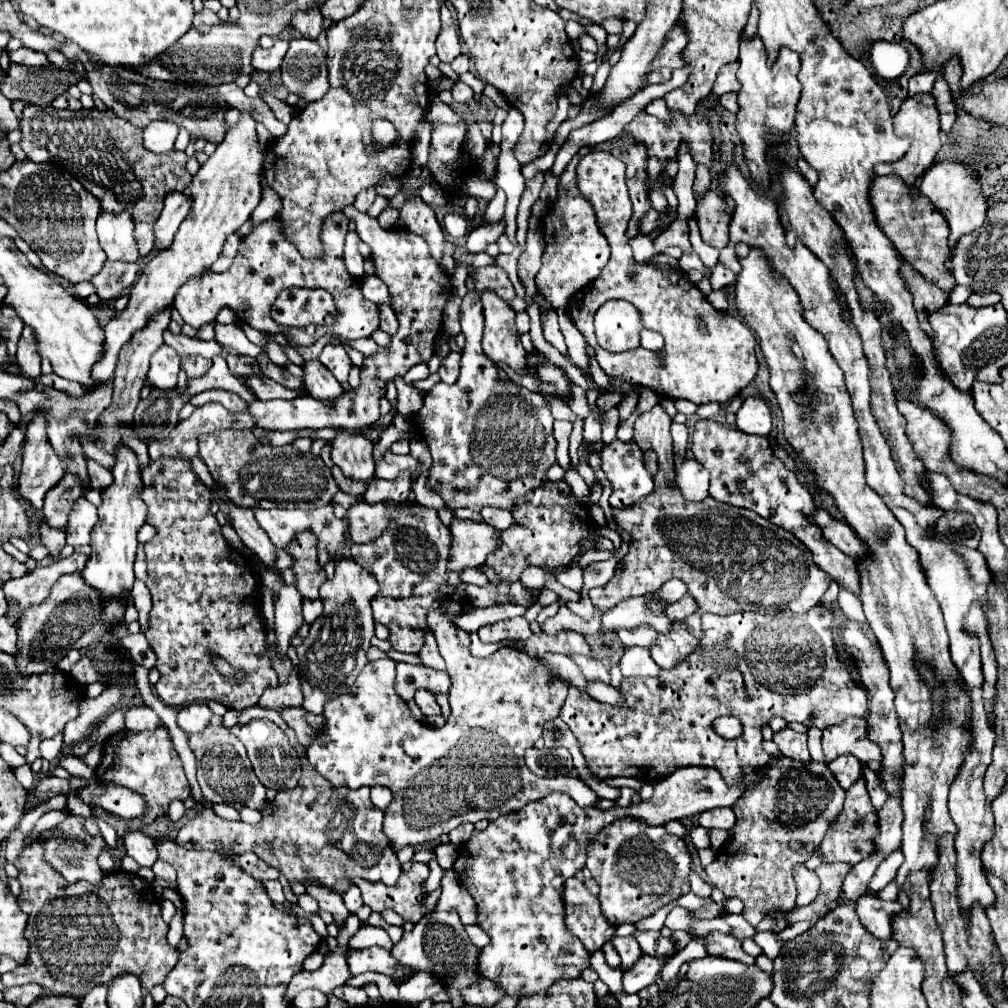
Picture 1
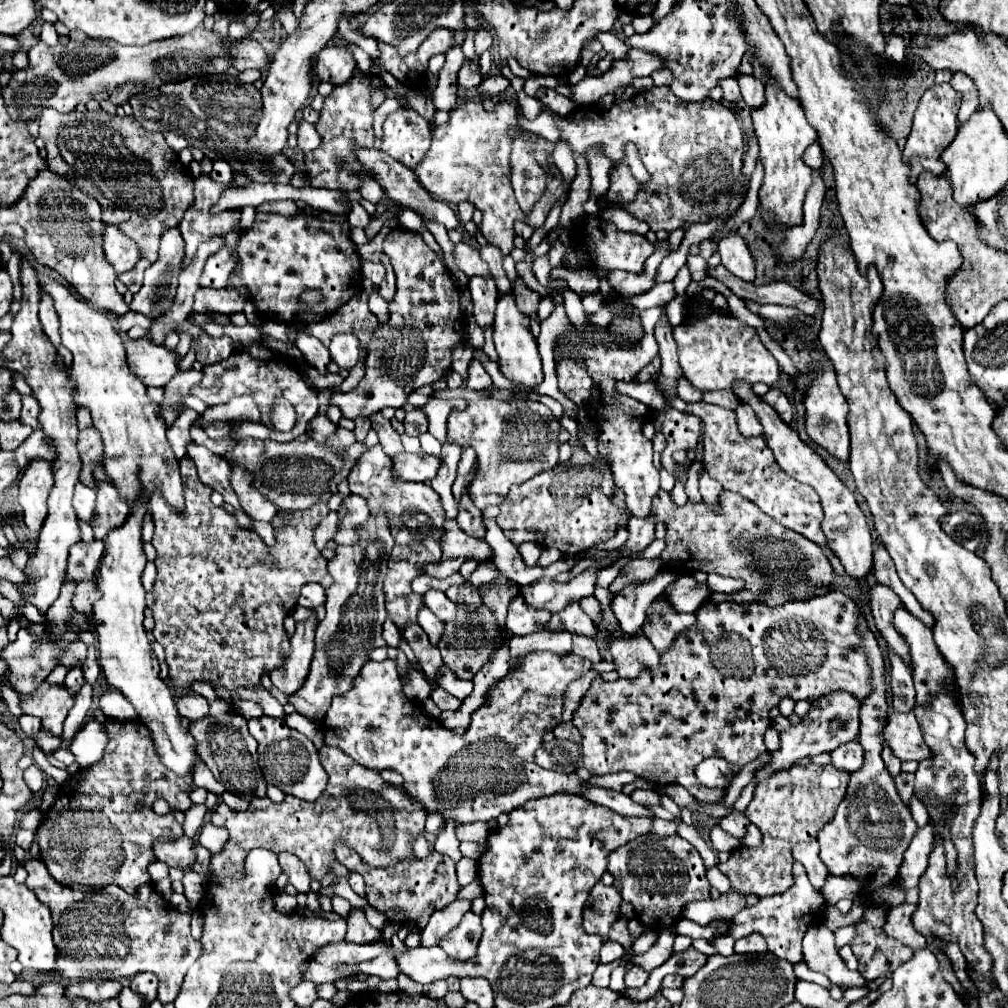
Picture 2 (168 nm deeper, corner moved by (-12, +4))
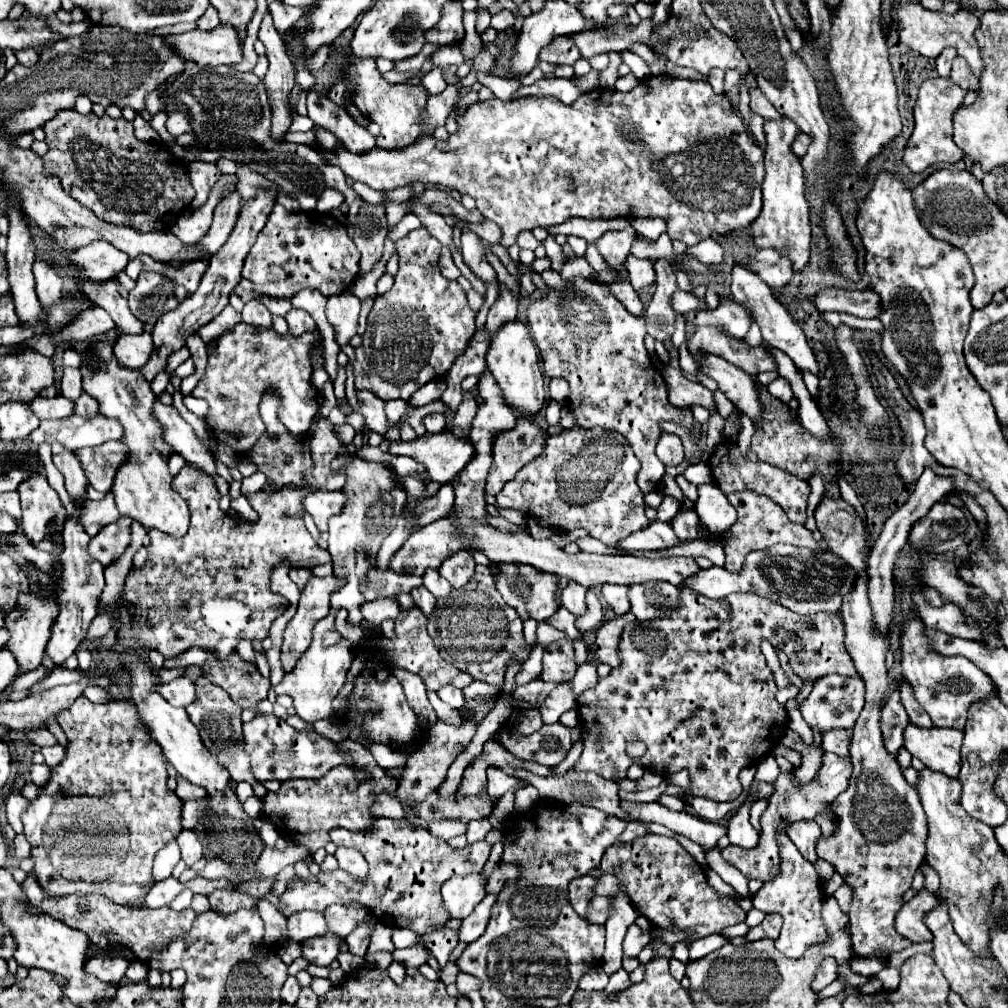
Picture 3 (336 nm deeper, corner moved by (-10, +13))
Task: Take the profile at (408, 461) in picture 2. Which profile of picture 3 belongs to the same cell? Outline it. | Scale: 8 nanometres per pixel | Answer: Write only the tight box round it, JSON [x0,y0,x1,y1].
[389,430,475,484]

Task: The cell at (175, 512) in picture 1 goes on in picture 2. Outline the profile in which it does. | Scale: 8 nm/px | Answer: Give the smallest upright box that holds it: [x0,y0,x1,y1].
[147,455,333,691]

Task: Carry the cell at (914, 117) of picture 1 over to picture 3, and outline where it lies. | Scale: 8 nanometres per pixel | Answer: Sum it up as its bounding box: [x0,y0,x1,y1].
[903,78,965,172]

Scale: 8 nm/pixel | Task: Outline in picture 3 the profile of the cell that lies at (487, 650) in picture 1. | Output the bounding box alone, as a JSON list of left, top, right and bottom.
[561,580,587,616]

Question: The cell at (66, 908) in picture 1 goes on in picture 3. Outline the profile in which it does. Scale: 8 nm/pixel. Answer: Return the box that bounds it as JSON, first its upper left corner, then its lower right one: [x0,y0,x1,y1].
[23,874,195,962]

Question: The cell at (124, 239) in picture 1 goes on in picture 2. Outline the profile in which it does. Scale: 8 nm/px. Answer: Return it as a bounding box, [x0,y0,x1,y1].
[103,225,141,273]

